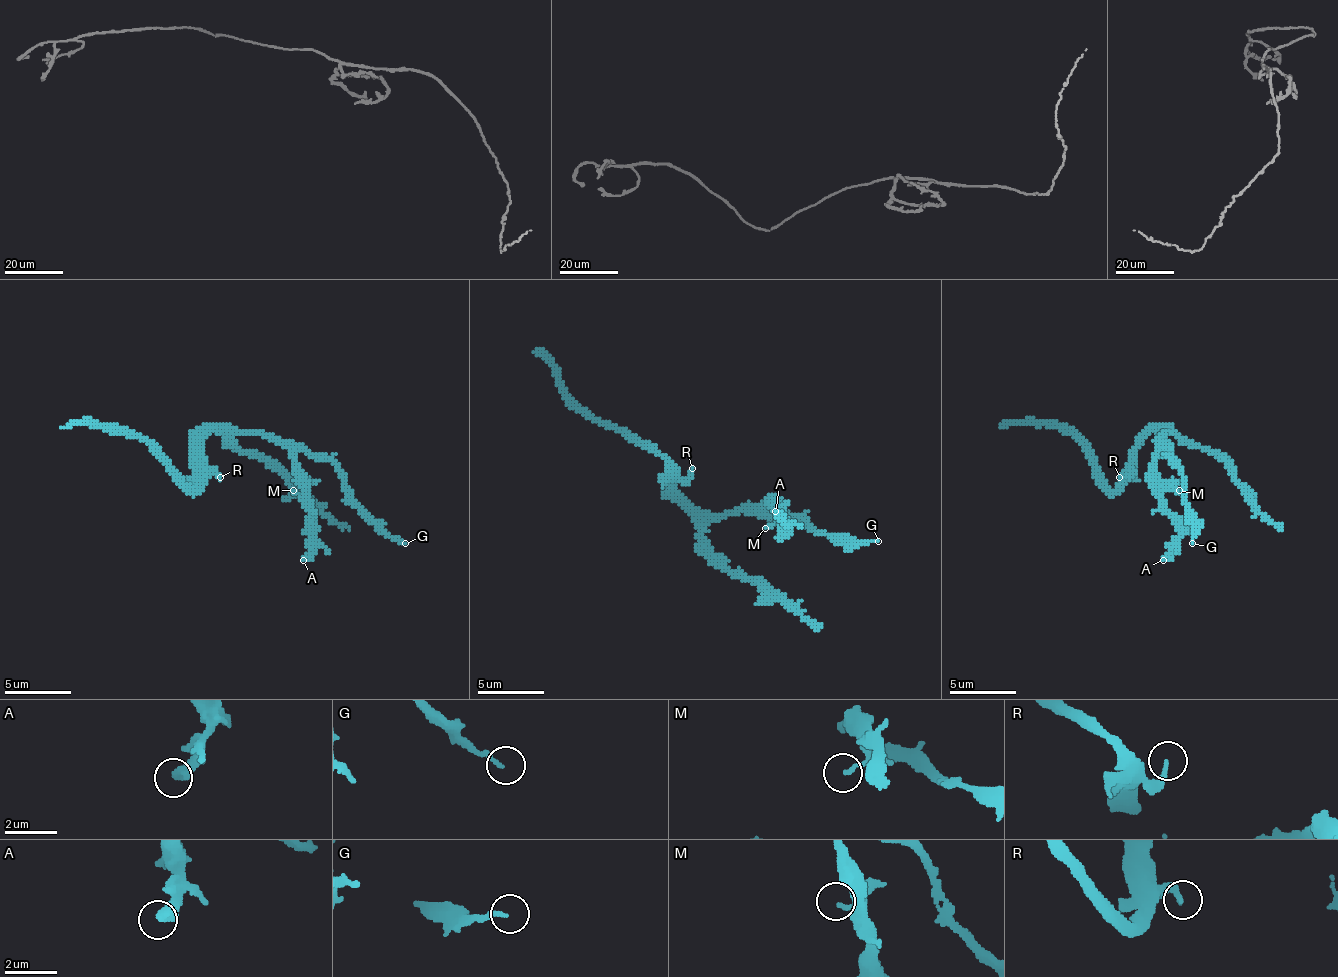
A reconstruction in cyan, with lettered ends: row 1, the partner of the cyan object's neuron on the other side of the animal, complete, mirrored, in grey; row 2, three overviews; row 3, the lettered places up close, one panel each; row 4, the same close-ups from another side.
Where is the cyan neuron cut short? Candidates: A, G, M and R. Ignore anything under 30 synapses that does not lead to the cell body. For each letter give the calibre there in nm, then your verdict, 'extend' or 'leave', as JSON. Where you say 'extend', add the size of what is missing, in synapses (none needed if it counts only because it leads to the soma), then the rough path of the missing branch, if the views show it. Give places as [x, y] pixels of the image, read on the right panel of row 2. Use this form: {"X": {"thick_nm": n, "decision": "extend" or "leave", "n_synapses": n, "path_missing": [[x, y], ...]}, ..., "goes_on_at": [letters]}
{"A": {"thick_nm": 400, "decision": "extend", "n_synapses": 50, "path_missing": [[1163, 560], [1159, 586], [1192, 623], [1199, 643], [1222, 669]]}, "G": {"thick_nm": 140, "decision": "leave"}, "M": {"thick_nm": 140, "decision": "leave"}, "R": {"thick_nm": 190, "decision": "leave"}, "goes_on_at": ["A"]}

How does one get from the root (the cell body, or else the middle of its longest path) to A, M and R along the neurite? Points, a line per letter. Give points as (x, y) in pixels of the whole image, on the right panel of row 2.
A: (1146, 437), (1153, 431), (1166, 434), (1156, 451), (1156, 477), (1163, 507), (1179, 533), (1163, 560)
M: (1146, 437), (1153, 431), (1166, 434), (1156, 451), (1156, 474), (1176, 494), (1179, 490)
R: (1146, 437), (1133, 451), (1129, 470), (1119, 477)

